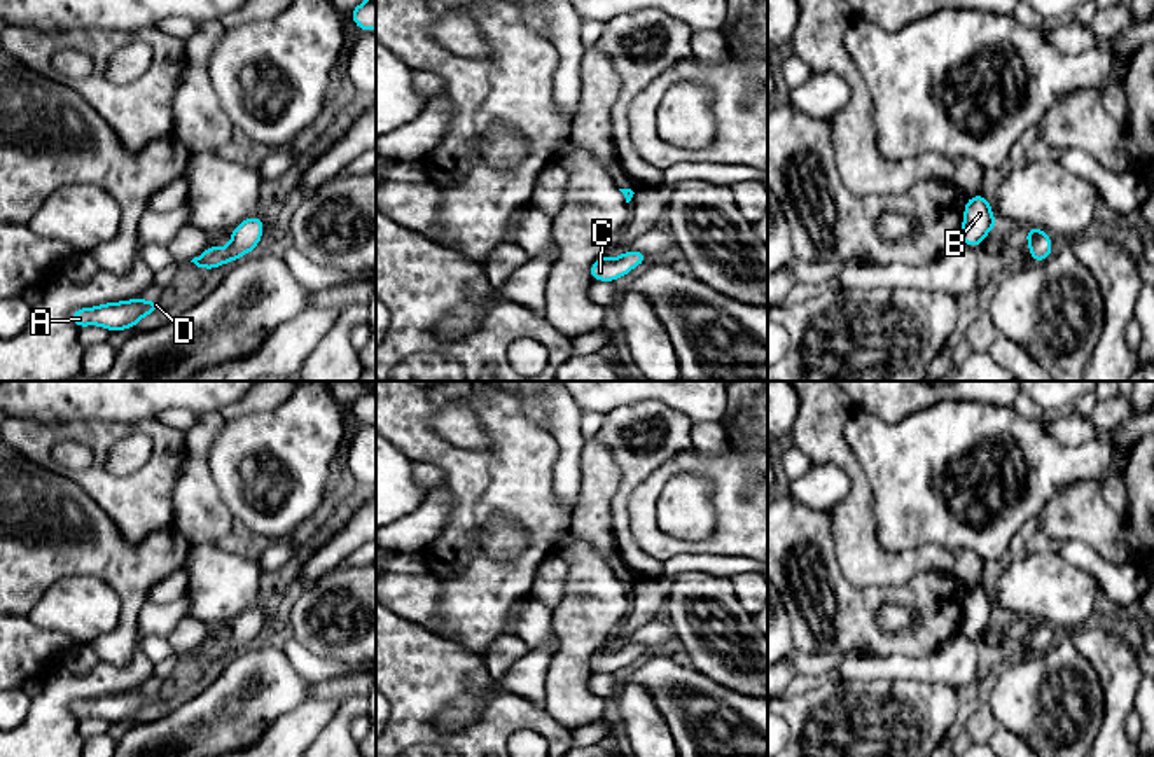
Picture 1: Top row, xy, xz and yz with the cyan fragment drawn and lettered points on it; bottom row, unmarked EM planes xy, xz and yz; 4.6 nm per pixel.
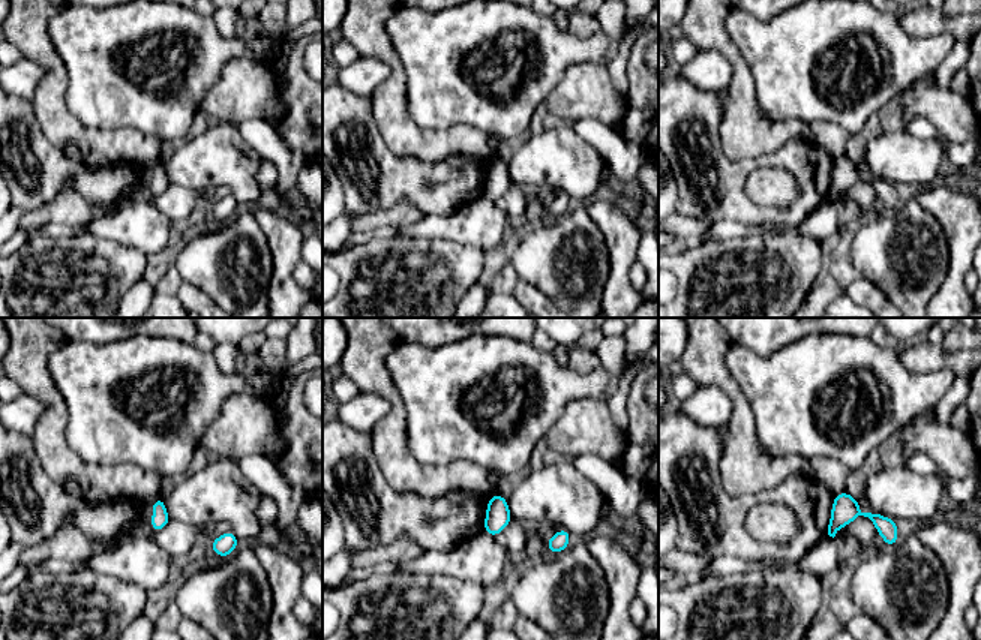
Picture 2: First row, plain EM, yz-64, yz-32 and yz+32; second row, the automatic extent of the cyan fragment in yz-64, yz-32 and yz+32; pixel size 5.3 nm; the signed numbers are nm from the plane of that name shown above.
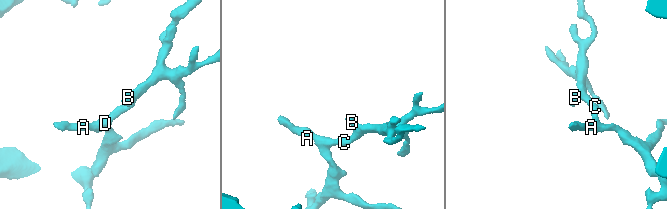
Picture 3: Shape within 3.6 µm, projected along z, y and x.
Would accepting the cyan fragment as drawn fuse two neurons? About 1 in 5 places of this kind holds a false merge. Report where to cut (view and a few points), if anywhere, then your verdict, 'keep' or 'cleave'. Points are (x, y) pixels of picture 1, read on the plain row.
no cut | keep

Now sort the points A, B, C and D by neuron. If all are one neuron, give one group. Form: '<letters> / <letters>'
A B C D

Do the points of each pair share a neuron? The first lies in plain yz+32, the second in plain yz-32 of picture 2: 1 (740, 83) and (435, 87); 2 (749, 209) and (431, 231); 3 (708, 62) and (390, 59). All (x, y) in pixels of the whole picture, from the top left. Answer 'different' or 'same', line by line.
1: different
2: different
3: different

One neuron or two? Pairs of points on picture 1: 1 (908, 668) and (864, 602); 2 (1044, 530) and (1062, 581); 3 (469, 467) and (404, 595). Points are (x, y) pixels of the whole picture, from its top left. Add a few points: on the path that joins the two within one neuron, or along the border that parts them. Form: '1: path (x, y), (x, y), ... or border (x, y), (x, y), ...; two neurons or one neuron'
1: border (939, 645), (927, 656), (890, 654), (883, 659); two neurons
2: border (1035, 542), (1051, 548); two neurons
3: border (427, 572), (437, 583), (437, 614); two neurons

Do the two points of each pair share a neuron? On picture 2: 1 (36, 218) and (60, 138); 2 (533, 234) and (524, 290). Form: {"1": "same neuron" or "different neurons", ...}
{"1": "different neurons", "2": "different neurons"}

